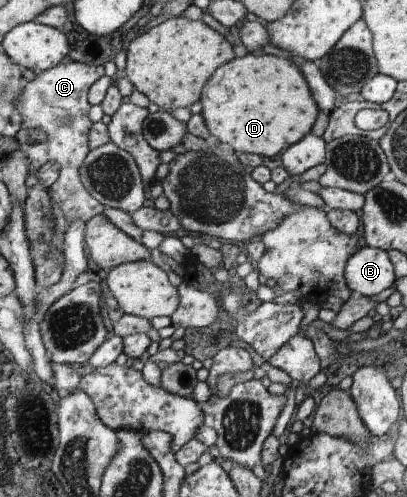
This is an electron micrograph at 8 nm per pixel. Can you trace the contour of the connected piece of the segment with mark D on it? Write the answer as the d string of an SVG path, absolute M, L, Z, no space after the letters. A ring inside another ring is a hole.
M248 52L244 57L234 58L216 69L207 82L200 101L201 115L212 139L236 152L261 157L276 156L302 141L313 129L319 116L314 94L296 62L262 52Z

